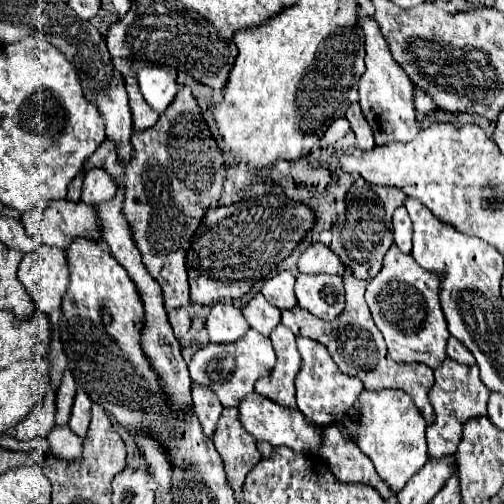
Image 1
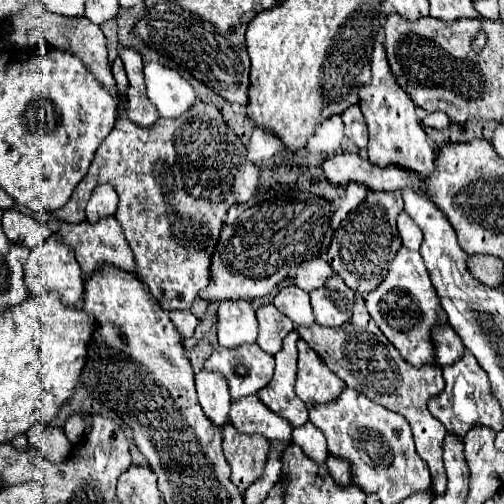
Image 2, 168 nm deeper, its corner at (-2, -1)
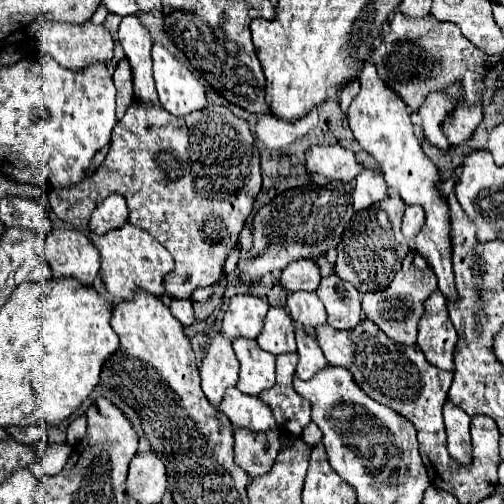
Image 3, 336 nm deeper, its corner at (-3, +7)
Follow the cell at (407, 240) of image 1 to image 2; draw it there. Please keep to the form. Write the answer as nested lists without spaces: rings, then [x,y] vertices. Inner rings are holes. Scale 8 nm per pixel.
[[[400,212],[398,216],[398,232],[402,238],[402,246],[408,250],[418,250],[422,244],[422,230],[414,224],[414,220],[410,216],[406,216],[406,212]]]

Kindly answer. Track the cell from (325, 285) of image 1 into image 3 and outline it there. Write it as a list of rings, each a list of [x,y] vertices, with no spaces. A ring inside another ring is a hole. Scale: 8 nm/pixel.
[[[329,276],[327,280],[321,280],[317,296],[325,304],[329,314],[327,324],[331,324],[333,328],[353,330],[363,320],[359,292],[353,288],[353,284],[347,284],[339,276]]]

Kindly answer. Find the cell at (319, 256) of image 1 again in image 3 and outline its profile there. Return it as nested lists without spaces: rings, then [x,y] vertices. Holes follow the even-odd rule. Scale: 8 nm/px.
[[[297,260],[291,262],[281,276],[281,288],[285,292],[297,292],[297,290],[305,290],[305,292],[315,292],[317,286],[321,282],[319,276],[319,268],[315,268],[313,260]]]

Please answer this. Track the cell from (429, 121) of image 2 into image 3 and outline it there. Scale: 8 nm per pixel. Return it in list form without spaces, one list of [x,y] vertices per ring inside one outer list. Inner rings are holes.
[[[483,104],[459,106],[455,110],[451,124],[447,124],[447,138],[451,140],[451,144],[461,146],[463,142],[467,142],[473,136],[473,132],[481,124],[481,120],[483,120]]]

